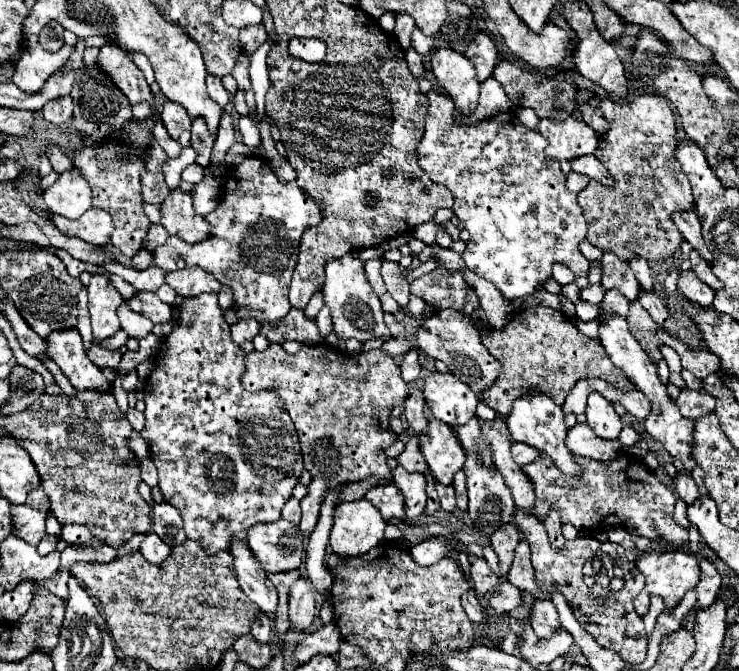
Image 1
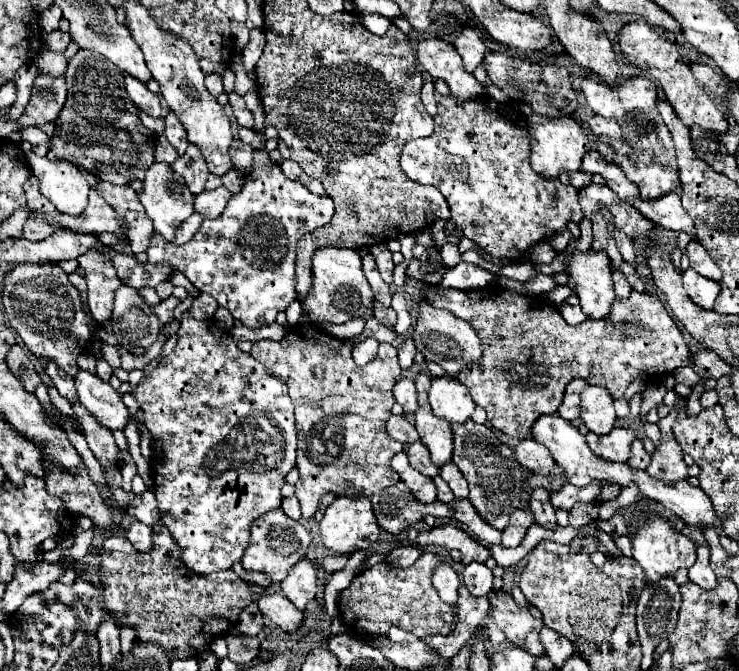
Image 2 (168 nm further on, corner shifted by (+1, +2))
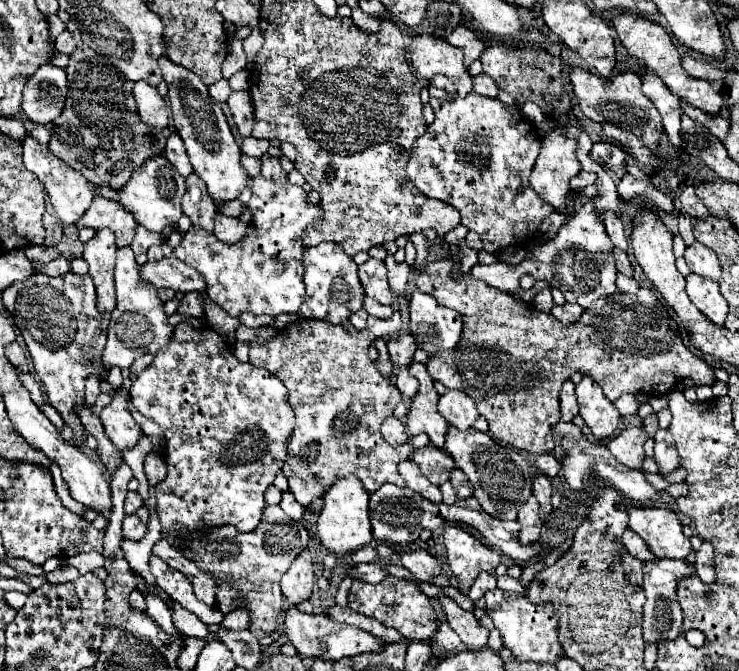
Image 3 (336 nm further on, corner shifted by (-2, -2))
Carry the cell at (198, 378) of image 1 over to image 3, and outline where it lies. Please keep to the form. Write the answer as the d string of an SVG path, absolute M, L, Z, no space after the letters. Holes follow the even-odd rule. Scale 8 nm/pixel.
M182 322L176 326L172 342L156 352L150 368L138 374L130 388L130 398L136 410L156 422L164 432L164 462L168 474L156 486L162 538L168 540L174 550L186 554L186 538L208 528L232 524L240 532L254 530L264 508L268 506L264 492L268 486L272 486L276 474L282 472L290 436L296 424L286 386L266 368L236 360L226 340L210 326L192 328L190 324ZM170 528L176 528L180 536L168 534Z

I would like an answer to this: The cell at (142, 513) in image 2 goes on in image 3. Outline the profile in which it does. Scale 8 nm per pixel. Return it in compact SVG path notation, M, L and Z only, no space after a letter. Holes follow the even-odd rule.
M130 492L128 498L126 498L126 514L136 514L136 510L142 508L142 506L144 506L142 496L136 494L136 492Z

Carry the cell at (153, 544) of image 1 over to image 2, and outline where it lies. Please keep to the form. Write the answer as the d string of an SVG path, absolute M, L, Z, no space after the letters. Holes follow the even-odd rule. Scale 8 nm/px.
M133 520L127 528L127 540L135 546L135 550L147 554L151 550L151 528L139 524L139 520Z

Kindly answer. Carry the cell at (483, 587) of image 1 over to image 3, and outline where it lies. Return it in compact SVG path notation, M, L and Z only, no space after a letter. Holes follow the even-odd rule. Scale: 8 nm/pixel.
M480 572L480 574L476 576L470 592L468 592L468 598L476 602L478 598L482 598L482 596L484 596L488 590L492 590L492 588L496 588L496 574L492 574L492 572Z

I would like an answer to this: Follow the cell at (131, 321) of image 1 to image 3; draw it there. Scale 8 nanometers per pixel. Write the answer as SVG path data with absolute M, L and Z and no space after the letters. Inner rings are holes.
M130 246L120 248L116 252L118 262L116 262L116 308L112 310L110 326L108 326L108 342L102 352L102 364L106 370L112 366L118 368L130 368L132 362L146 352L154 354L158 348L162 348L170 334L172 326L166 322L166 314L162 310L162 300L156 294L156 288L152 284L146 284L138 278L138 264L134 260L134 252Z

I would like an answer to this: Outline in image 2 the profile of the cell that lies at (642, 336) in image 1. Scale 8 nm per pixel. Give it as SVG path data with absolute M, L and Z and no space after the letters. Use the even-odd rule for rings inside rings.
M433 286L427 290L425 298L435 308L445 308L455 316L467 320L481 338L481 360L465 366L457 374L457 380L469 388L473 402L485 408L491 428L503 432L509 438L515 438L515 434L519 438L533 438L531 426L535 424L535 420L541 414L557 412L563 398L563 388L575 378L589 378L591 374L603 376L611 398L617 400L633 380L641 378L645 382L657 382L659 376L669 376L675 368L691 364L691 352L683 340L683 334L667 314L659 296L649 292L633 290L629 298L617 298L613 302L606 320L589 318L585 324L581 322L577 326L569 326L561 318L557 306L553 306L551 302L535 302L533 296L521 296L499 286L489 286L483 290L453 290Z

